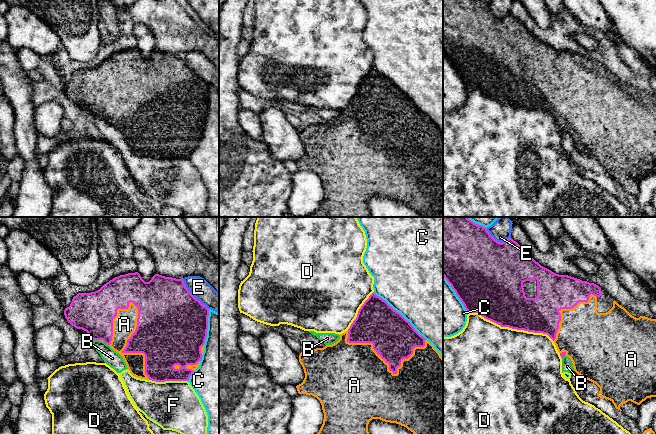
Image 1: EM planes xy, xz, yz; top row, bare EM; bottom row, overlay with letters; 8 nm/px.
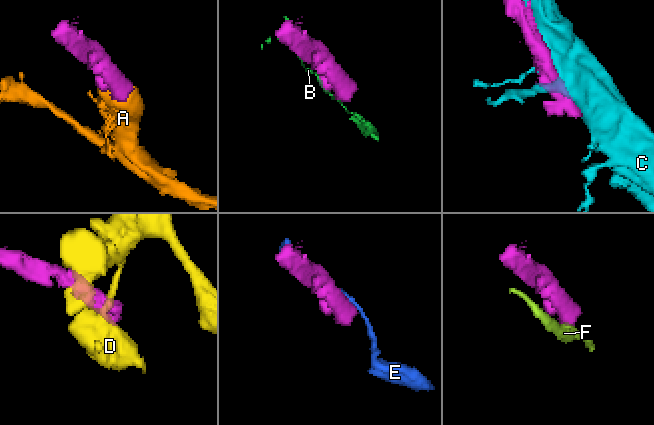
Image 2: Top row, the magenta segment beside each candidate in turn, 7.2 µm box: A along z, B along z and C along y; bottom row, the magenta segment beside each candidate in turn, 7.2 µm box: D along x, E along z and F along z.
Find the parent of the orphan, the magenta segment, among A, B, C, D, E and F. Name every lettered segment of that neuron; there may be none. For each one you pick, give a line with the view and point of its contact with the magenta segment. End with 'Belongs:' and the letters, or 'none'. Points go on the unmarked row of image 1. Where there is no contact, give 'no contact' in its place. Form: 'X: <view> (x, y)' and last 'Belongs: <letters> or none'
A: xy (124, 125)
Belongs: A

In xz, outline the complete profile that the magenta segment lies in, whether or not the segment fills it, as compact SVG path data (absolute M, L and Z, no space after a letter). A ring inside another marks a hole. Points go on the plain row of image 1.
M374 68L336 119L301 128L299 138L305 154L296 162L297 167L316 173L324 189L319 208L306 217L371 217L368 200L372 195L404 202L421 217L443 213L443 134L409 97Z

